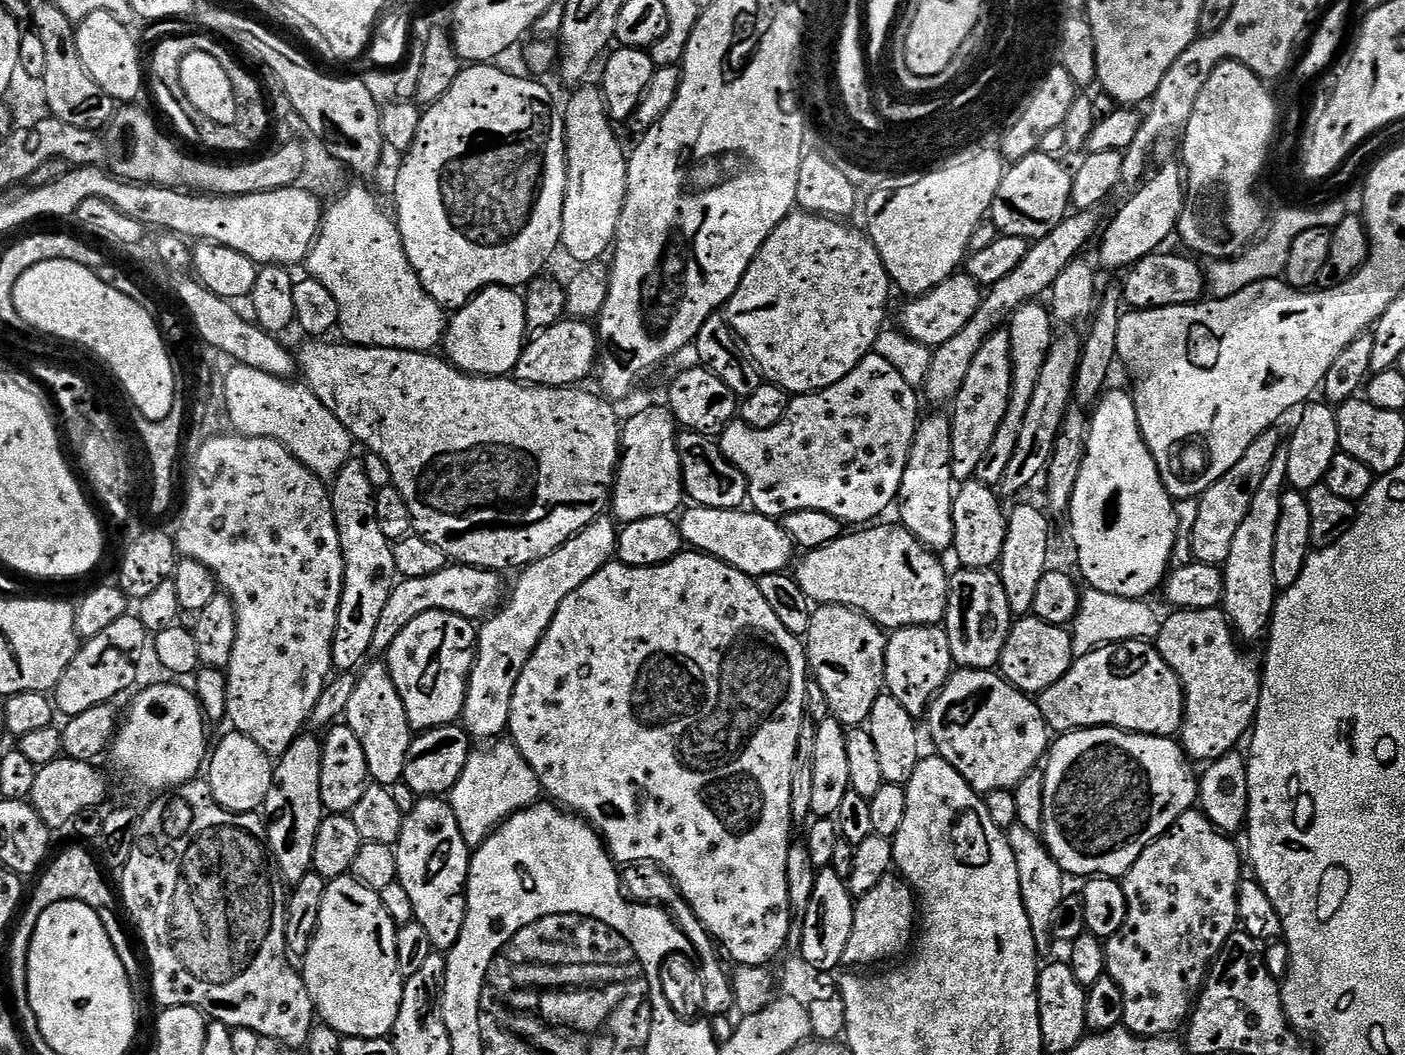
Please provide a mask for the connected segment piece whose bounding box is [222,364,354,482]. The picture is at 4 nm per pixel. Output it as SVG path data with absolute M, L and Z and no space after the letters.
M245 364L232 366L232 369L228 373L224 372L222 377L226 384L227 423L233 433L250 438L270 438L286 446L286 450L290 450L290 454L294 454L298 462L305 464L315 476L325 482L335 480L342 466L346 466L349 460L353 459L354 441L348 433L348 428L342 426L342 422L338 422L338 418L330 410L326 410L326 406L322 406L320 399L308 389L307 384L292 384L296 382L282 376L266 374L266 370L256 370L254 366Z

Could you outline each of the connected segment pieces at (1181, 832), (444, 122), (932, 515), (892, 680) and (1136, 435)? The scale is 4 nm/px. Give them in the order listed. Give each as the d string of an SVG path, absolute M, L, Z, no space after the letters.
M1189 810L1183 812L1174 823L1168 827L1167 832L1163 832L1161 836L1150 846L1146 846L1146 850L1142 850L1142 854L1138 858L1138 862L1134 862L1134 866L1130 866L1130 870L1122 877L1124 885L1124 893L1126 894L1126 902L1128 909L1126 910L1126 922L1122 922L1122 930L1118 930L1118 934L1107 937L1104 944L1106 974L1114 982L1118 982L1118 986L1122 990L1122 1002L1126 1002L1126 1010L1124 1011L1123 1027L1133 1032L1135 1036L1166 1036L1171 1037L1176 1027L1183 1025L1187 1021L1195 1003L1196 998L1200 994L1201 988L1204 987L1208 970L1215 962L1217 954L1222 950L1222 946L1226 942L1226 938L1230 938L1233 932L1237 931L1240 915L1238 914L1238 890L1242 873L1240 873L1242 861L1239 856L1239 850L1236 849L1235 839L1231 835L1219 832L1213 824L1207 820L1204 813L1199 810Z
M495 63L468 64L461 67L458 78L454 78L454 86L438 98L438 102L427 105L423 109L418 138L403 155L400 169L396 172L396 212L394 219L400 230L402 246L410 266L418 274L422 286L445 310L464 308L468 301L484 288L515 288L532 284L545 271L545 264L554 248L561 245L562 210L566 198L566 182L568 181L568 163L566 162L566 146L564 145L564 122L558 108L552 105L552 96L539 84L539 79L523 80L512 72L503 72L495 68Z
M925 415L916 425L906 470L902 474L902 486L898 497L899 523L933 552L944 554L944 551L952 548L952 539L954 538L952 422L947 415L927 416Z
M910 626L895 629L887 637L886 662L884 663L884 688L887 695L898 698L906 706L906 714L923 717L954 671L950 638L940 626Z
M1105 391L1101 395L1098 403L1095 405L1096 417L1086 428L1086 447L1084 450L1084 461L1080 467L1078 474L1078 482L1074 486L1074 494L1072 495L1072 502L1068 506L1066 513L1067 519L1072 519L1072 534L1070 534L1071 543L1075 545L1076 563L1078 571L1085 576L1087 587L1097 588L1106 594L1114 594L1122 598L1130 598L1131 600L1143 600L1151 597L1151 592L1163 585L1169 571L1170 565L1173 563L1173 552L1175 550L1176 540L1176 516L1174 498L1166 490L1166 486L1162 482L1162 478L1158 474L1158 466L1154 462L1154 458L1150 454L1150 450L1146 446L1146 442L1142 438L1142 434L1138 429L1138 414L1135 412L1136 407L1132 401L1131 395L1127 391L1111 392Z

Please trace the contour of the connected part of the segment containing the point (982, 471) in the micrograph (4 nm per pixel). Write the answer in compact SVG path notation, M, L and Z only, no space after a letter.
M1040 302L1023 304L1012 315L1006 328L1012 351L1012 393L1006 418L1002 418L1002 426L998 426L998 434L994 434L994 442L990 442L982 462L978 462L975 479L981 480L983 484L999 486L1006 474L1006 466L1014 454L1014 442L1018 442L1018 430L1022 430L1022 418L1026 418L1026 409L1030 406L1034 385L1038 382L1038 374L1042 372L1042 362L1046 360L1046 354L1054 339L1054 331L1052 332L1054 317L1051 311L1045 305L1043 308L1042 305L1043 303Z

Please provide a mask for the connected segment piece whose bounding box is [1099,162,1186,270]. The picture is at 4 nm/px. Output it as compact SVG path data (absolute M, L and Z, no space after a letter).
M1176 162L1165 163L1152 177L1150 176L1135 189L1137 192L1117 210L1116 217L1108 224L1108 229L1106 229L1106 224L1103 229L1104 237L1102 237L1103 232L1099 237L1099 240L1101 239L1100 260L1108 268L1128 270L1140 259L1155 253L1161 247L1159 244L1168 235L1173 235L1176 223L1180 221L1186 195L1186 176L1181 165Z

